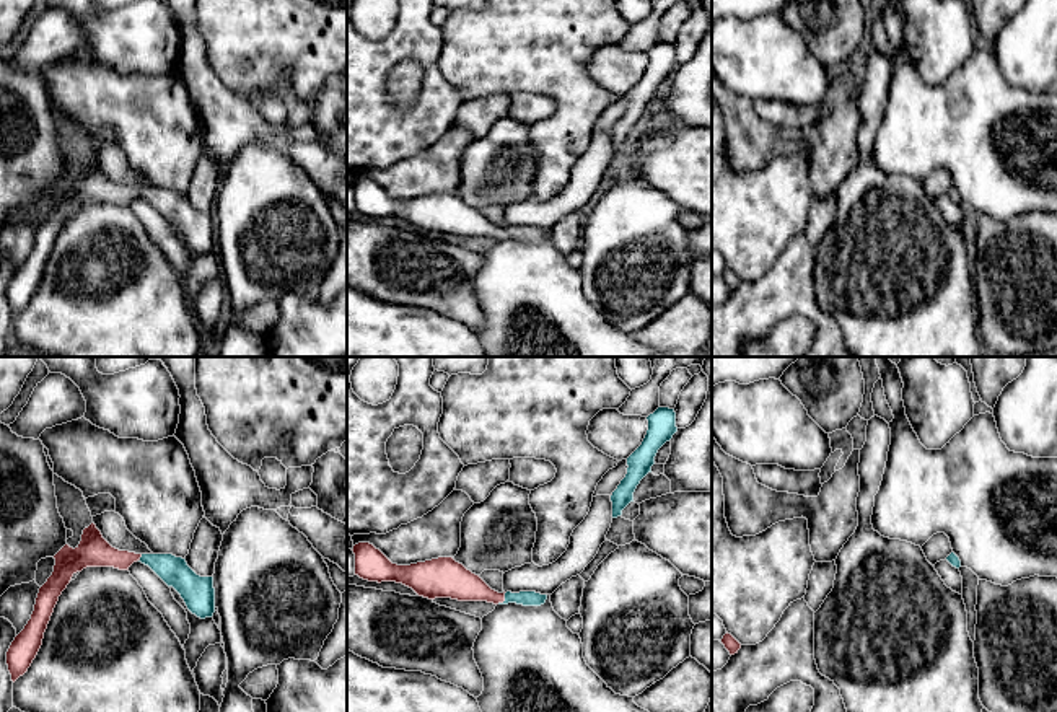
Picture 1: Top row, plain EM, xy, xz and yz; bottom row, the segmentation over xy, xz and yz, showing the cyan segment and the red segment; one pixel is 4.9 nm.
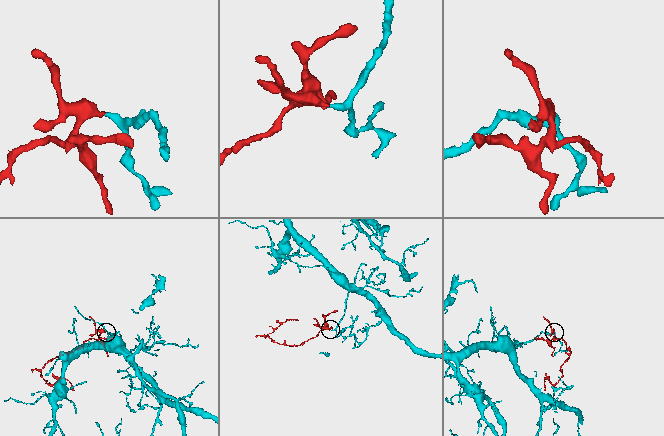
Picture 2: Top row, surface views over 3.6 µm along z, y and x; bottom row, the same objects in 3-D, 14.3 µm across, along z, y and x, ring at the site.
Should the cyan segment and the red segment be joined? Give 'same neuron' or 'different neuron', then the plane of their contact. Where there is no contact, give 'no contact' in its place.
same neuron | xz

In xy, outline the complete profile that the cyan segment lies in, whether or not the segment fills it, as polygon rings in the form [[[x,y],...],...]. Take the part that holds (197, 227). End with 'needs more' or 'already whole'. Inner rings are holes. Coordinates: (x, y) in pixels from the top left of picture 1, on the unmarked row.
[[[94,158],[83,165],[81,176],[75,184],[65,179],[54,194],[54,207],[39,223],[31,254],[7,287],[7,300],[13,318],[28,306],[36,293],[59,231],[72,212],[86,202],[129,205],[138,196],[148,200],[168,222],[173,222],[192,249],[205,254],[215,248],[213,212],[197,210],[186,194],[173,189],[119,186],[103,173]]] | needs more

